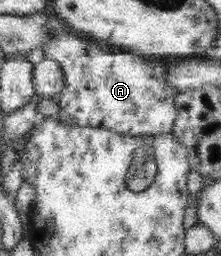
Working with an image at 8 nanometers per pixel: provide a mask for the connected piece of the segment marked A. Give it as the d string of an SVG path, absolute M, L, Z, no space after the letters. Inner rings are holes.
M58 18L52 19L56 26L56 35L48 46L44 47L44 57L56 59L66 74L66 89L56 95L62 111L58 119L66 125L92 126L108 128L121 134L133 136L158 135L158 133L173 133L176 121L176 95L183 91L168 82L168 66L170 58L161 55L136 55L124 53L122 50L112 50L98 41L72 36L63 29L64 22Z

